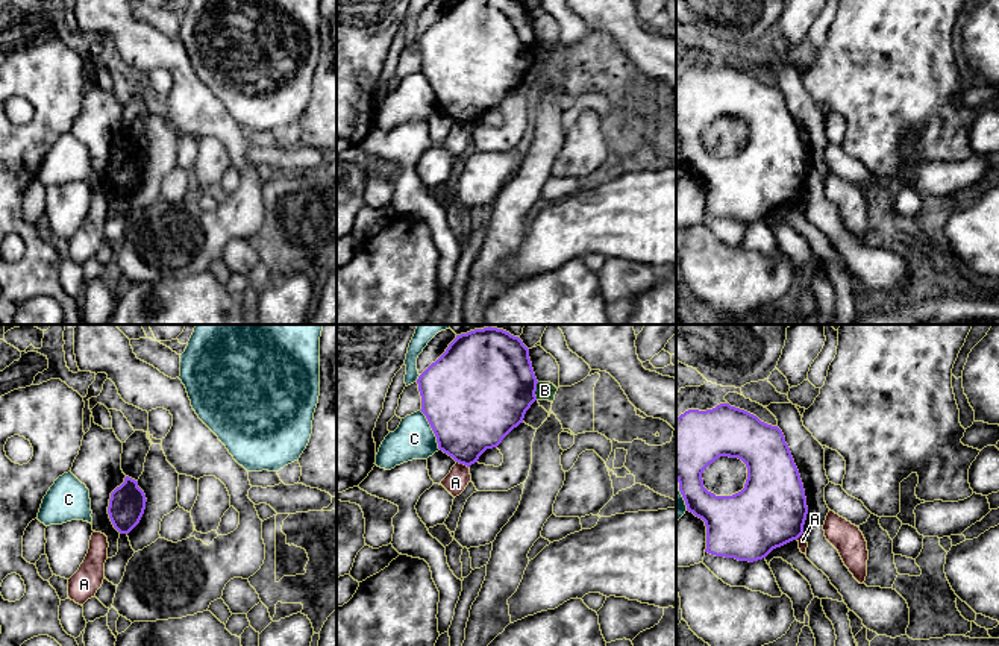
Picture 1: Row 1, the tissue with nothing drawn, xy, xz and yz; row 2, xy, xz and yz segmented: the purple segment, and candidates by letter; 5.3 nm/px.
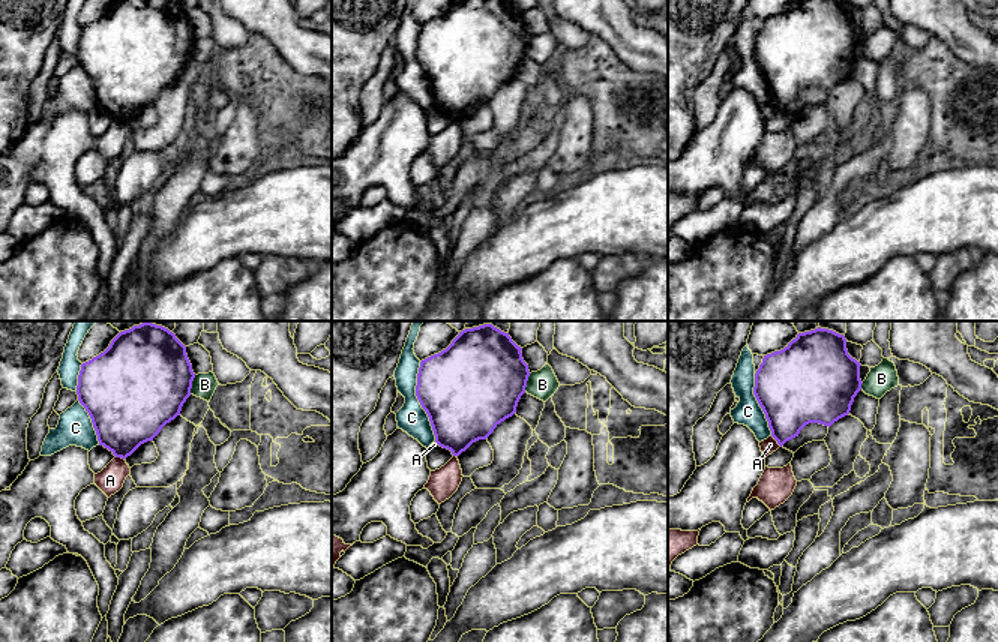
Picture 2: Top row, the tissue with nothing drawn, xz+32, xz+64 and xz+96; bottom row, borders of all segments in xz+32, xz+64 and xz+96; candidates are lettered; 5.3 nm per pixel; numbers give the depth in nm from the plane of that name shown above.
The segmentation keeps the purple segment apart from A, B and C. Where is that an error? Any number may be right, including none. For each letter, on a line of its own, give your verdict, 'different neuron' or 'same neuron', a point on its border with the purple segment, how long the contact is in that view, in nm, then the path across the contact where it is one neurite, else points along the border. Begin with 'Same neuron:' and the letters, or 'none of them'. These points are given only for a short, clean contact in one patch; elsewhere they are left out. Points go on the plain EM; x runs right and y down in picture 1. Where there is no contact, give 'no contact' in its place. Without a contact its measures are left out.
Same neuron: none of them
A: different neuron | xz (463, 123) | 80 nm | along xz (457, 122), (469, 128)
B: different neuron | xz (535, 50) | 100 nm | along xz (538, 43), (535, 59)
C: different neuron | xz (432, 90) | 240 nm

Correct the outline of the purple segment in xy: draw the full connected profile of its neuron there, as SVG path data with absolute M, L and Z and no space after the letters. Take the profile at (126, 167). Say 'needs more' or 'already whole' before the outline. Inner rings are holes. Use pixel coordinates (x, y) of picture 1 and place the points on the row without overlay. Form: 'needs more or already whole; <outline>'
already whole; M126 136L124 143L111 153L108 174L120 194L129 194L141 180L146 170L146 155L138 141Z

